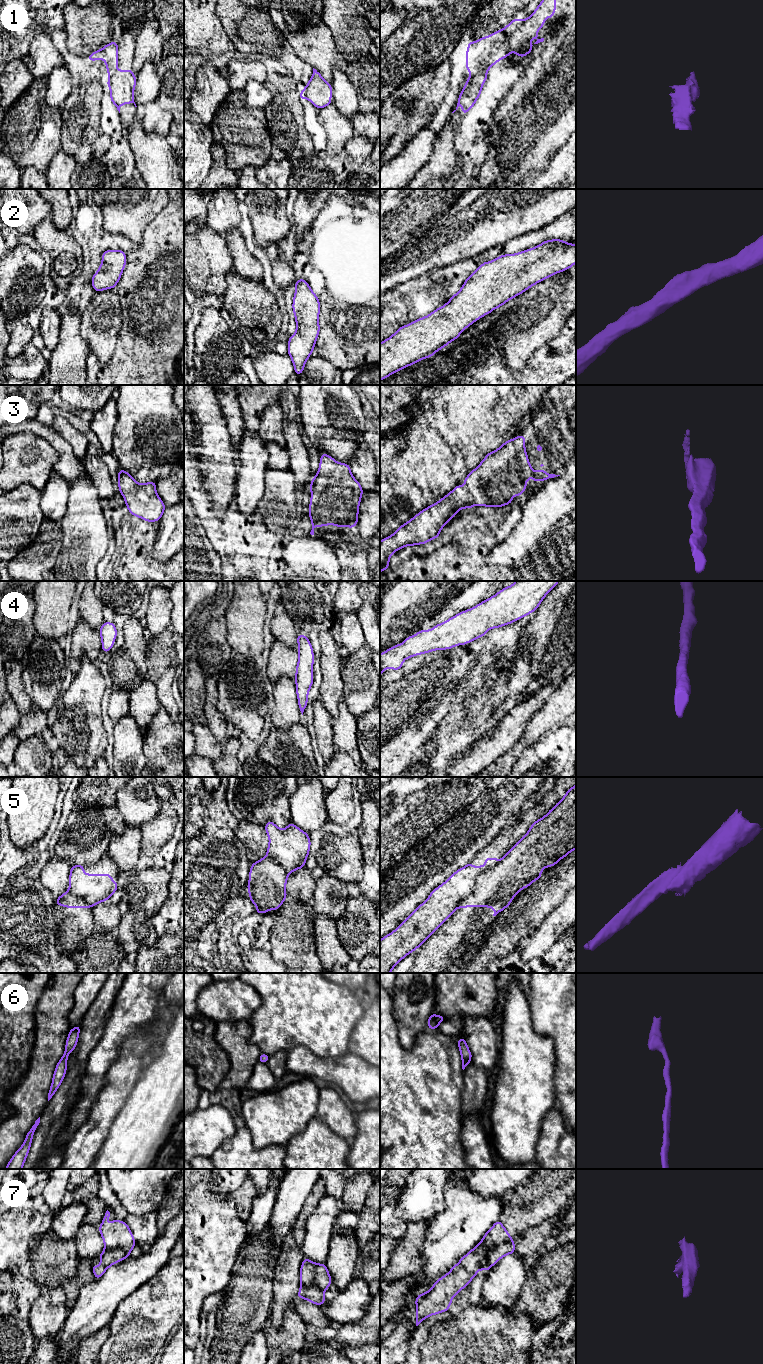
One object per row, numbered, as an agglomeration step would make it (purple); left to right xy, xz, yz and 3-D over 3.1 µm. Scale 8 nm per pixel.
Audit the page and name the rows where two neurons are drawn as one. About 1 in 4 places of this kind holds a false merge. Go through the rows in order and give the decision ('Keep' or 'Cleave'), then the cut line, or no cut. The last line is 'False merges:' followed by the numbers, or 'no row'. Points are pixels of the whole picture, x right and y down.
1: Cleave. Split along xy (117, 70), (113, 74), (109, 85)
2: Keep. No split
3: Keep. No split
4: Keep. No split
5: Cleave. Split along yz (499, 861), (485, 869), (476, 878), (473, 890), (457, 907)
6: Keep. No split
7: Cleave. Split along yz (512, 1239), (498, 1246), (490, 1255), (487, 1264), (483, 1268)
False merges: 1, 5, 7

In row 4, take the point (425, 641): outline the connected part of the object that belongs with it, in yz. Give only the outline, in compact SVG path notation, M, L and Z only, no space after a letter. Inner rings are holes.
M516 581L475 607L435 625L432 630L420 630L417 634L406 638L403 643L395 645L380 654L380 676L386 668L399 670L406 658L412 658L434 650L451 649L457 645L465 645L479 637L484 637L487 631L492 628L499 628L516 622L519 618L536 611L544 597L558 583L559 581Z

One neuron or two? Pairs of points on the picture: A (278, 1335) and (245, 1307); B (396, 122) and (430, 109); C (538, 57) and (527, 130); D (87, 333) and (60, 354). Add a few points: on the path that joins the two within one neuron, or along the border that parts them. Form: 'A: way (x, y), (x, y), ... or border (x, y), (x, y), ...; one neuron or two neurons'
A: border (269, 1317), (262, 1329); two neurons
B: way (404, 114), (412, 109), (422, 109); one neuron
C: border (550, 73), (529, 91); two neurons
D: border (79, 329), (90, 350); two neurons

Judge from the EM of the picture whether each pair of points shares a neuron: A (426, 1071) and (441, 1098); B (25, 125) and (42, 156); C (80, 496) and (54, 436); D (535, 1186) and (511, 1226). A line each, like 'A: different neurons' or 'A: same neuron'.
A: same neuron
B: same neuron
C: different neurons
D: same neuron

